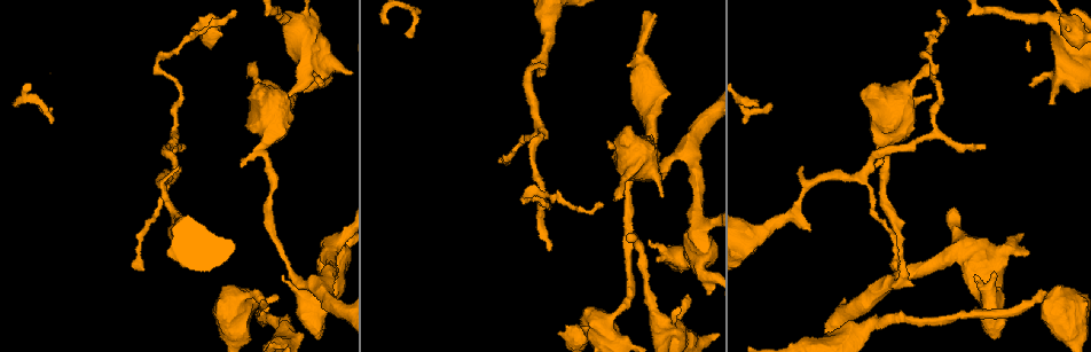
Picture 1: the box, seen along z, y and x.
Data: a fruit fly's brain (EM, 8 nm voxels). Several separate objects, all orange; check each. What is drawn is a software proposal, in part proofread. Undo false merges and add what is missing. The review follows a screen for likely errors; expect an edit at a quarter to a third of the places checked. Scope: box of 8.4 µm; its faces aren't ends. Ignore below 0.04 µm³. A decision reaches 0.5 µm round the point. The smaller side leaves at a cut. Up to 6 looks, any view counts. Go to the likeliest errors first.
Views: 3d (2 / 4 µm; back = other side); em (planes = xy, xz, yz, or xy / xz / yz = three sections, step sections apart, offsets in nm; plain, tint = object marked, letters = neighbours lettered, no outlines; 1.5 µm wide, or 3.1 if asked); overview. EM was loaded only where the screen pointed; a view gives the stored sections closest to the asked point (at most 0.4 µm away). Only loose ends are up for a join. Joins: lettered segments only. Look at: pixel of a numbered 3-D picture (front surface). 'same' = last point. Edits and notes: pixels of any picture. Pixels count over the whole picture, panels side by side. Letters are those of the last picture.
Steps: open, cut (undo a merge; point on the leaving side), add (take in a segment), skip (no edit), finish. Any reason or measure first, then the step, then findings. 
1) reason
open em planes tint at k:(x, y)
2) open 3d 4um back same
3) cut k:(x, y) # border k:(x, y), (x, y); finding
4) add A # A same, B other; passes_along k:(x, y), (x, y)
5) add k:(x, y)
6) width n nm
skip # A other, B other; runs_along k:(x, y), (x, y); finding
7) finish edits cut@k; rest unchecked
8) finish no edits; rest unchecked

an open end
open em planes letters at 1:(537, 76)

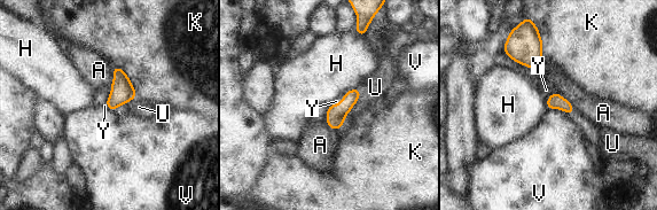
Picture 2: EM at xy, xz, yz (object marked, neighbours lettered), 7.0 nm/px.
add Y # A other, H other, K other, U other, V other, Y same; the neuron continues

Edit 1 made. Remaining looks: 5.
branch stops here
open em planes plain at 1:(1054, 102)

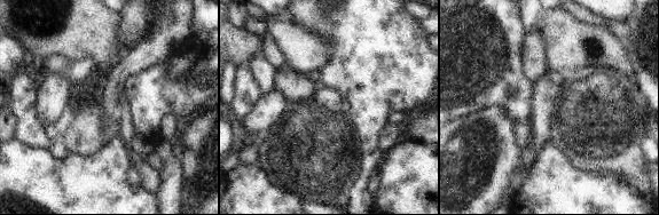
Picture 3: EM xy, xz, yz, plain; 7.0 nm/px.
open em planes letters same

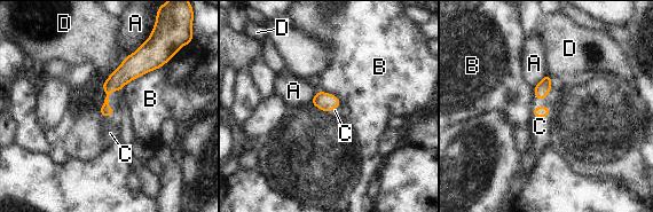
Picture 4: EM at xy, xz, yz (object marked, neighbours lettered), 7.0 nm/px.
longest_contact B 400 nm
add C # A other, B other, C same, D other; passes_along 4:(126, 72), (108, 102), (110, 133); the neuron continues

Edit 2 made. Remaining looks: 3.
an open end
open em planes plain at 1:(656, 261)

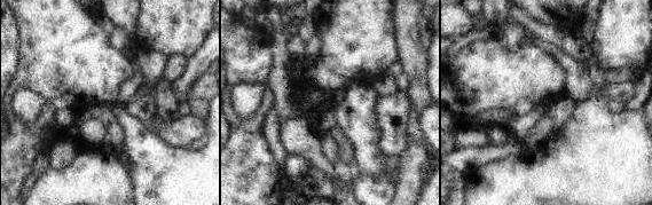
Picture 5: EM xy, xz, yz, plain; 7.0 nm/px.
open em planes letters same

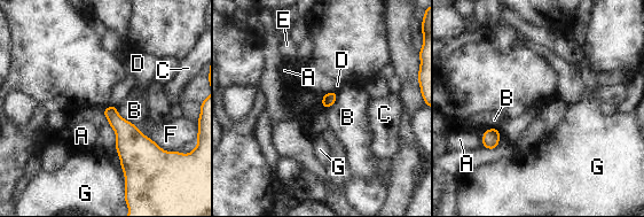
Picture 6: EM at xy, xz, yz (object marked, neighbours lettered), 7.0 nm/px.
skip # A other, B other, C other, D other, E other, F other, G other; border 6:(116, 107), (120, 116), (136, 126); none of them fits

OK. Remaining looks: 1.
finish edits add@2, add@4; rest unchecked

